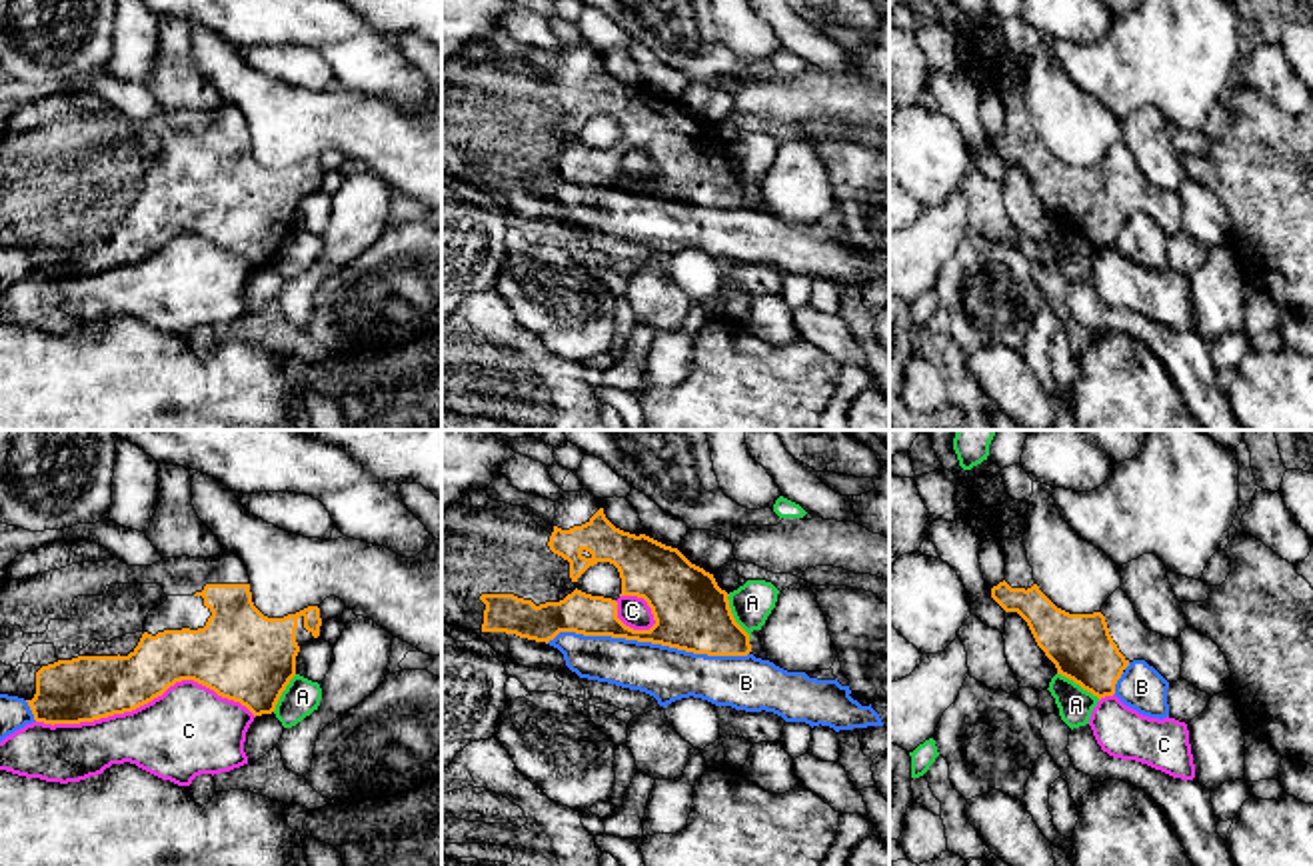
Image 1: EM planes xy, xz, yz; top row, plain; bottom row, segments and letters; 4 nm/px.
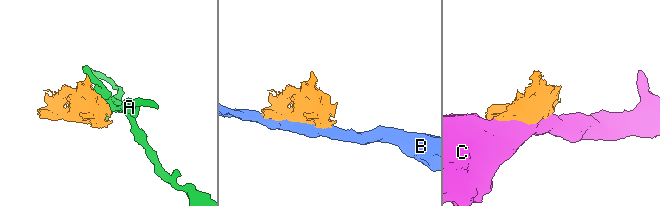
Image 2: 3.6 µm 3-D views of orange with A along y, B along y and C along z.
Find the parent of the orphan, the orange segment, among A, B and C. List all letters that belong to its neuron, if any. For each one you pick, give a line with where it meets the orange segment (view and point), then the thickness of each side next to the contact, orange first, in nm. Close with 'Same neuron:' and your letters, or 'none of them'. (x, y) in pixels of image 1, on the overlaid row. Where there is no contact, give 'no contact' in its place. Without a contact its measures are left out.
Same neuron: none of them

